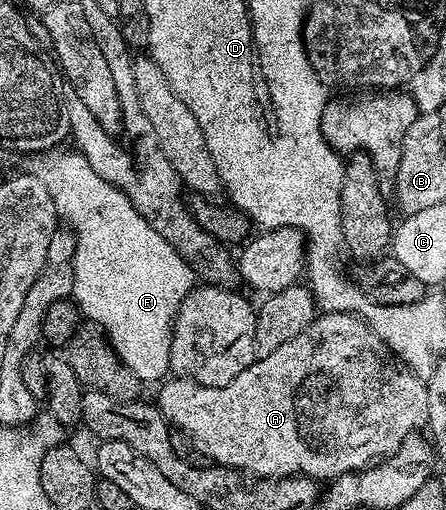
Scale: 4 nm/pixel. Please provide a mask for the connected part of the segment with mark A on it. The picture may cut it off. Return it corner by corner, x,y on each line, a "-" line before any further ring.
327,311
319,314
304,330
296,333
296,337
292,337
292,341
284,341
284,345
280,345
280,349
255,358
254,364
248,369
244,369
244,373
240,373
240,377
236,377
223,387
205,387
191,379
177,377
167,378
159,387
162,388
158,391
156,406
161,411
162,418
190,438
195,452
207,451
214,458
211,460
217,466
232,467
239,473
246,473
246,470
250,470
254,477
262,481
284,479
291,475
305,475
307,479
329,481
341,475
361,473
383,457
394,454
401,443
410,435
421,432
428,421
428,393
425,382
398,362
398,358
386,348
384,341
380,341
380,337
376,337
376,333
372,333
372,329
363,319
348,313

